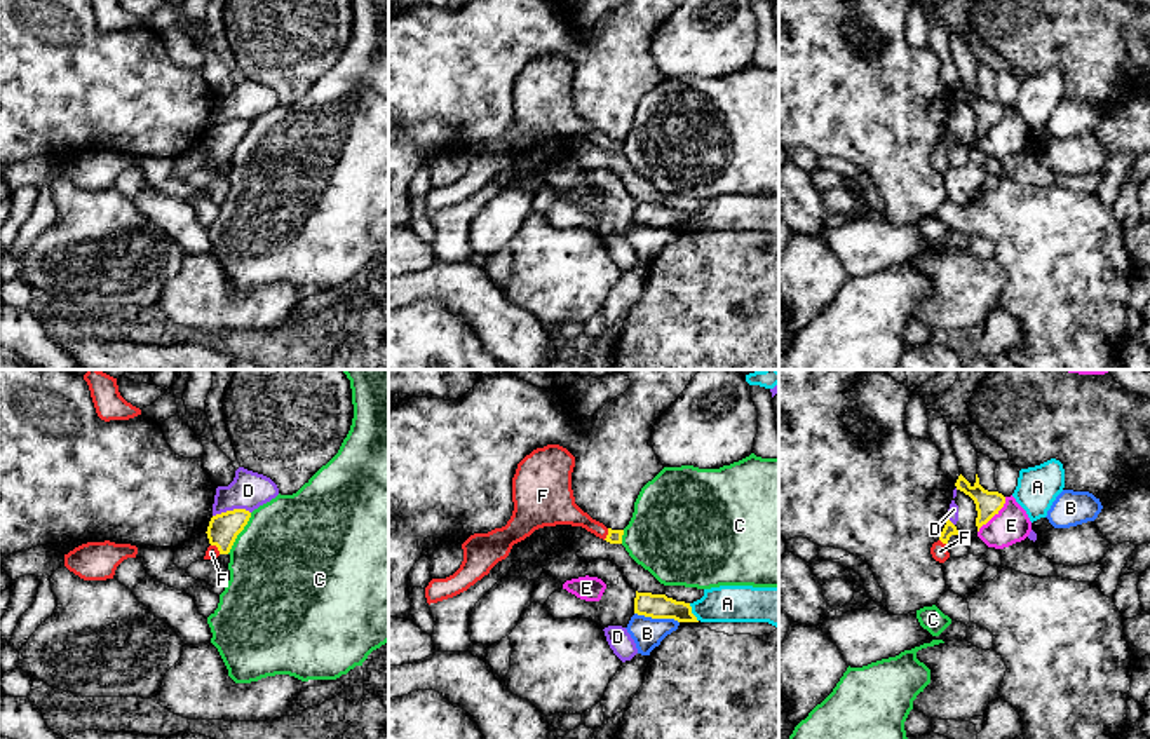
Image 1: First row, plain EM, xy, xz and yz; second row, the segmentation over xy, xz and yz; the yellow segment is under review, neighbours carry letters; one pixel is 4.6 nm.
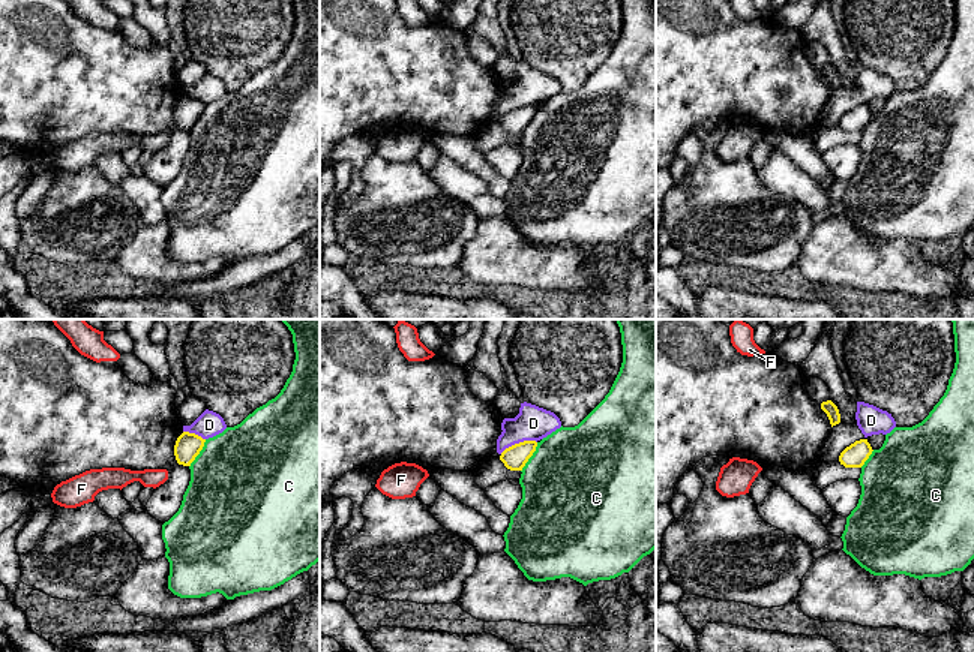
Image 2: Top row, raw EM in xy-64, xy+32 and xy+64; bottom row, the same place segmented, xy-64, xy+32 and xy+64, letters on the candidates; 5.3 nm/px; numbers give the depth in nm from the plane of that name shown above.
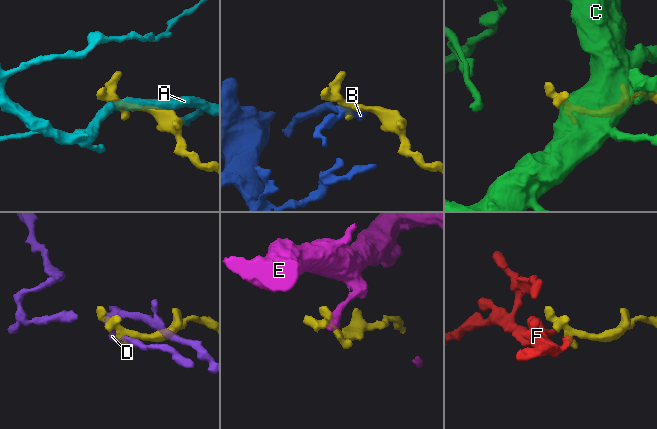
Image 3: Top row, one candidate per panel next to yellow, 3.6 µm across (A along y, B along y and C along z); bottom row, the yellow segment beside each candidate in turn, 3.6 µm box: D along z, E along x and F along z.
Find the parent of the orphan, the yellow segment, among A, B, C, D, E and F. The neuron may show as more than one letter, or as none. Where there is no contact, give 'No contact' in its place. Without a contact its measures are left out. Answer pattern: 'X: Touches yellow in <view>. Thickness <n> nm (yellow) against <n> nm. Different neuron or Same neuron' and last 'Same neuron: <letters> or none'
A: Touches yellow in xz. Thickness 110 nm (yellow) against 180 nm. Different neuron
B: Touches yellow in xz. Thickness 110 nm (yellow) against 140 nm. Different neuron
C: Touches yellow in xy. Thickness 140 nm (yellow) against 480 nm. Different neuron
D: Touches yellow in xy. Thickness 140 nm (yellow) against 170 nm. Different neuron
E: Touches yellow in yz. Thickness 120 nm (yellow) against 170 nm. Different neuron
F: Touches yellow in xz. Thickness 60 nm (yellow) against 140 nm. Same neuron
Same neuron: F

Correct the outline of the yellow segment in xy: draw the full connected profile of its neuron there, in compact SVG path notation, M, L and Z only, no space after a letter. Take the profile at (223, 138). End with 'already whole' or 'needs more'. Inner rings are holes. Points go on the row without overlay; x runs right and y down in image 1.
M233 119L213 125L206 141L211 155L204 169L216 169L220 164L228 164L249 127L251 122L246 119Z; needs more

